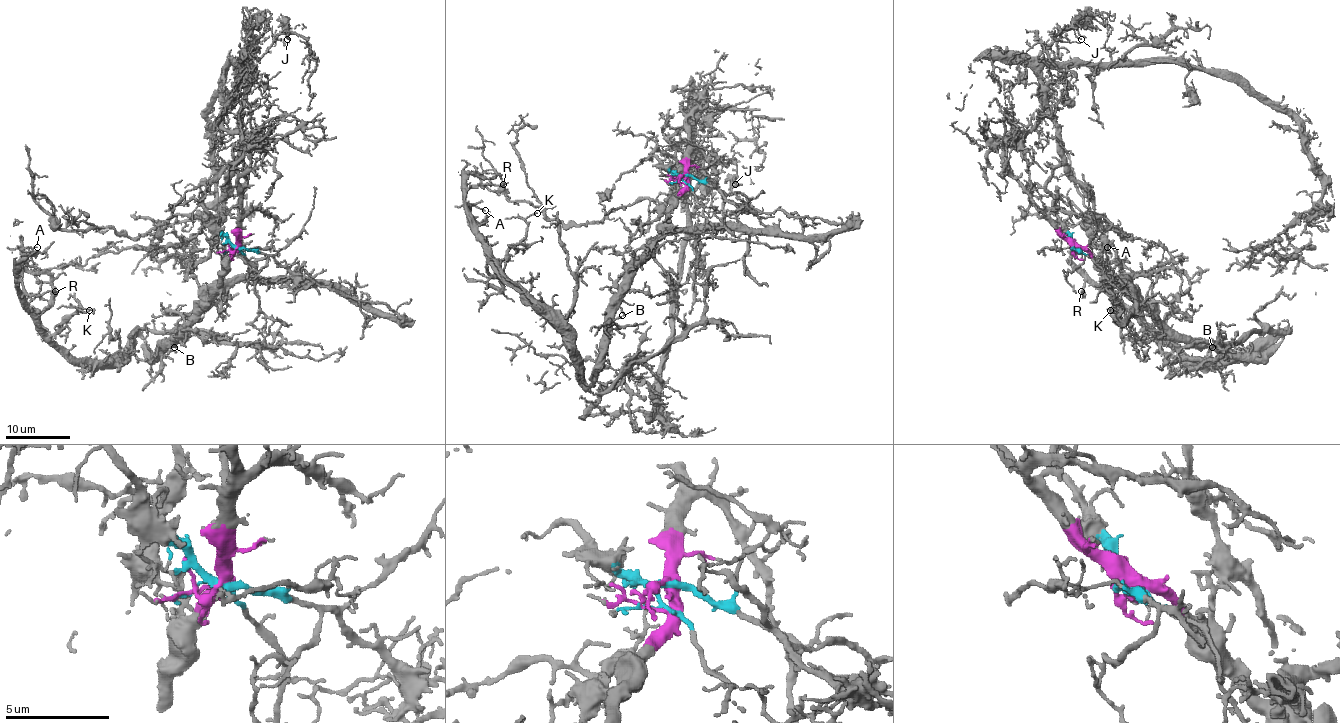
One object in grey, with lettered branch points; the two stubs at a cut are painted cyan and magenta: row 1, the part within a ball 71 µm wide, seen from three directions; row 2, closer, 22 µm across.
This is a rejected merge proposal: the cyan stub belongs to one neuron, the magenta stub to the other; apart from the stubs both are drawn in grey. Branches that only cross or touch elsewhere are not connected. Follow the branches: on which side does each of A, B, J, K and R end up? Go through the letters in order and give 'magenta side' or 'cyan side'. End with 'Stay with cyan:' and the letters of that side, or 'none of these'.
A: magenta side
B: magenta side
J: cyan side
K: magenta side
R: magenta side
Stay with cyan: J

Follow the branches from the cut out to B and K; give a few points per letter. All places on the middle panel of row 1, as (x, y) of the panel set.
B: (686, 175), (686, 188), (678, 198), (678, 204), (658, 227), (658, 240), (623, 283), (620, 304), (623, 316)
K: (686, 175), (658, 240), (623, 283), (591, 385), (570, 338), (499, 262), (537, 212)

